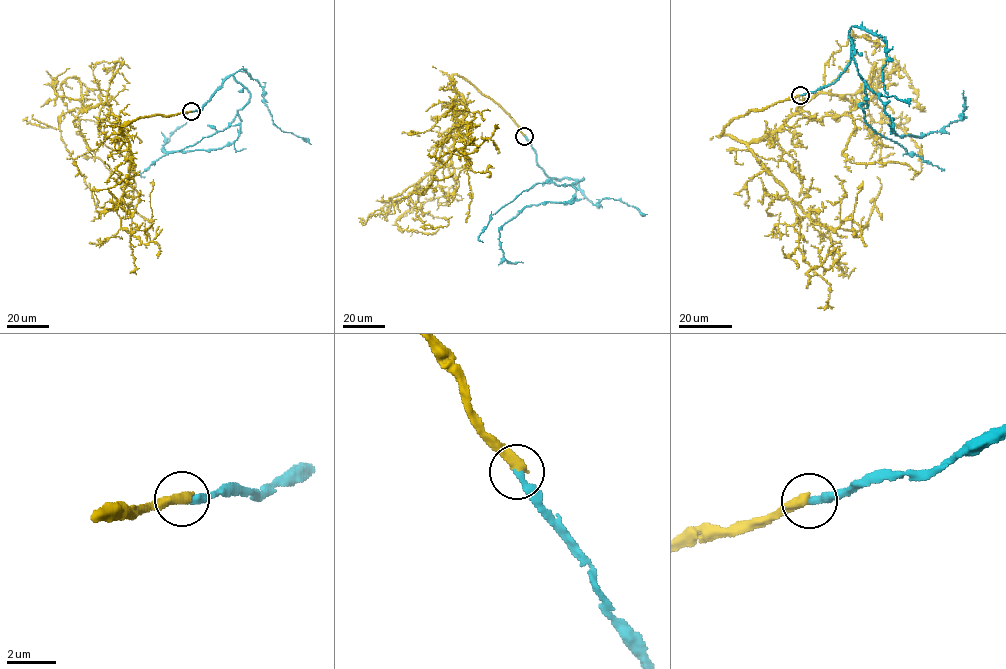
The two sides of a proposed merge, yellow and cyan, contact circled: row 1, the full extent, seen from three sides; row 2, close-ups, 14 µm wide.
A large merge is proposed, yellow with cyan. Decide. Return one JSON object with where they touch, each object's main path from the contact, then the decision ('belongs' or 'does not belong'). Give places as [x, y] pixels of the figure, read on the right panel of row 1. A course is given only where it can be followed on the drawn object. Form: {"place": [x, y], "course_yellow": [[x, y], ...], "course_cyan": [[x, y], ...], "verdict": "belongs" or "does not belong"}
{"place": [800, 95], "course_yellow": [[800, 95], [721, 135], [757, 142], [818, 94], [865, 103], [884, 59], [913, 108]], "course_cyan": [[800, 95], [837, 78], [850, 60], [849, 36], [856, 66], [895, 134], [920, 137], [960, 120], [963, 91]], "verdict": "belongs"}

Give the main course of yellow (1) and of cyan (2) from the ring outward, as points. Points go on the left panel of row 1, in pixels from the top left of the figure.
1: (191, 111), (140, 117), (123, 135), (107, 102), (83, 111), (80, 79), (67, 77), (67, 109), (104, 121)
2: (191, 111), (202, 108), (230, 75), (250, 93), (237, 111), (240, 130), (231, 144), (162, 150), (186, 122)

